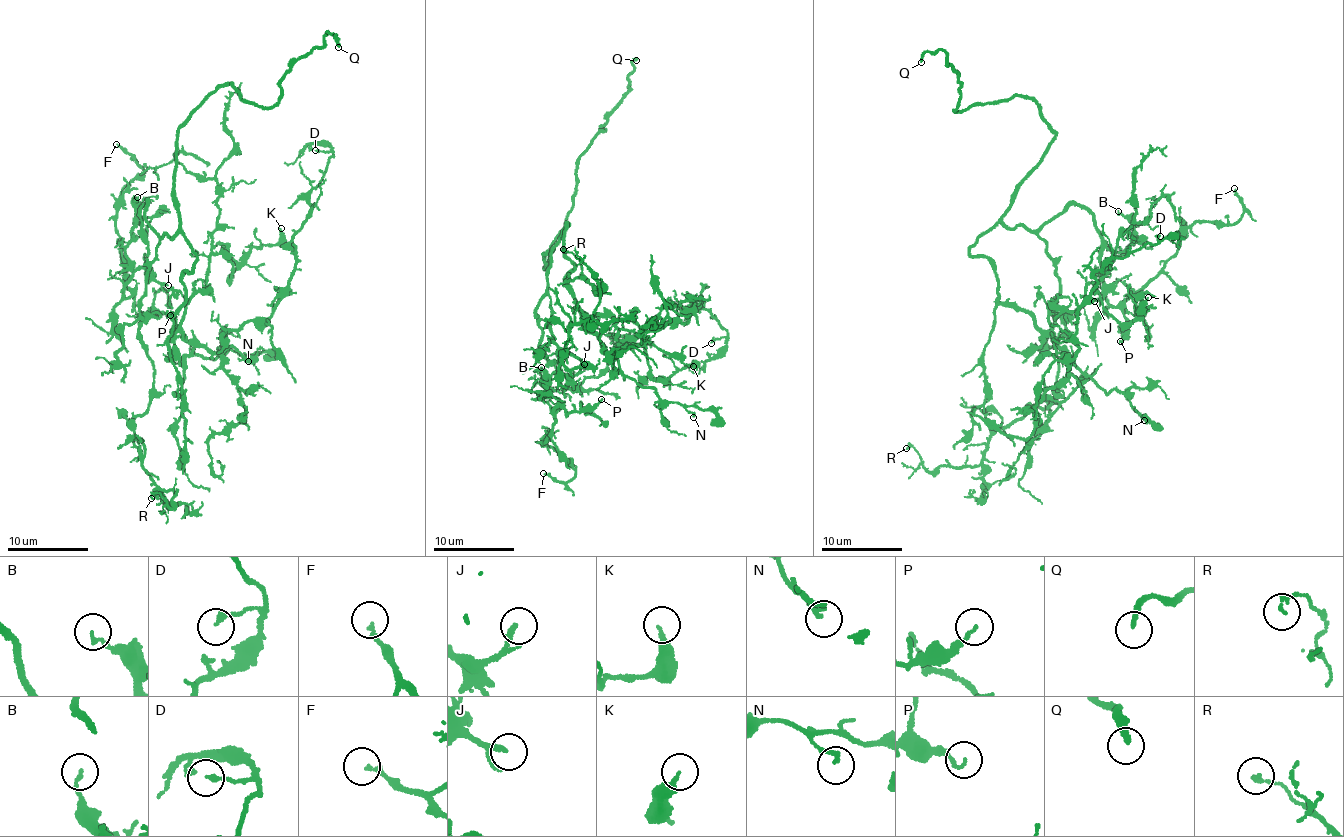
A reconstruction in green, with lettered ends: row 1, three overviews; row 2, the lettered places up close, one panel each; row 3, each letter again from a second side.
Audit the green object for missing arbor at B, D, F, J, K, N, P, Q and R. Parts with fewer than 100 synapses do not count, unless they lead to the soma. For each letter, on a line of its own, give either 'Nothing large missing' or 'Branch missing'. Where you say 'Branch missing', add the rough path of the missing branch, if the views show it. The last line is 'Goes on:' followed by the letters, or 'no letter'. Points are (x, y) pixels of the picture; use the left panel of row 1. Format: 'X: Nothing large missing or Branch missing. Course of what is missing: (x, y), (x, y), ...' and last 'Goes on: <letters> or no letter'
B: Nothing large missing
D: Nothing large missing
F: Nothing large missing
J: Branch missing. Course of what is missing: (168, 285), (176, 289), (199, 235), (183, 221), (201, 191), (166, 121), (176, 103), (169, 31)
K: Nothing large missing
N: Nothing large missing
P: Nothing large missing
Q: Branch missing
R: Nothing large missing
Goes on: J, Q

